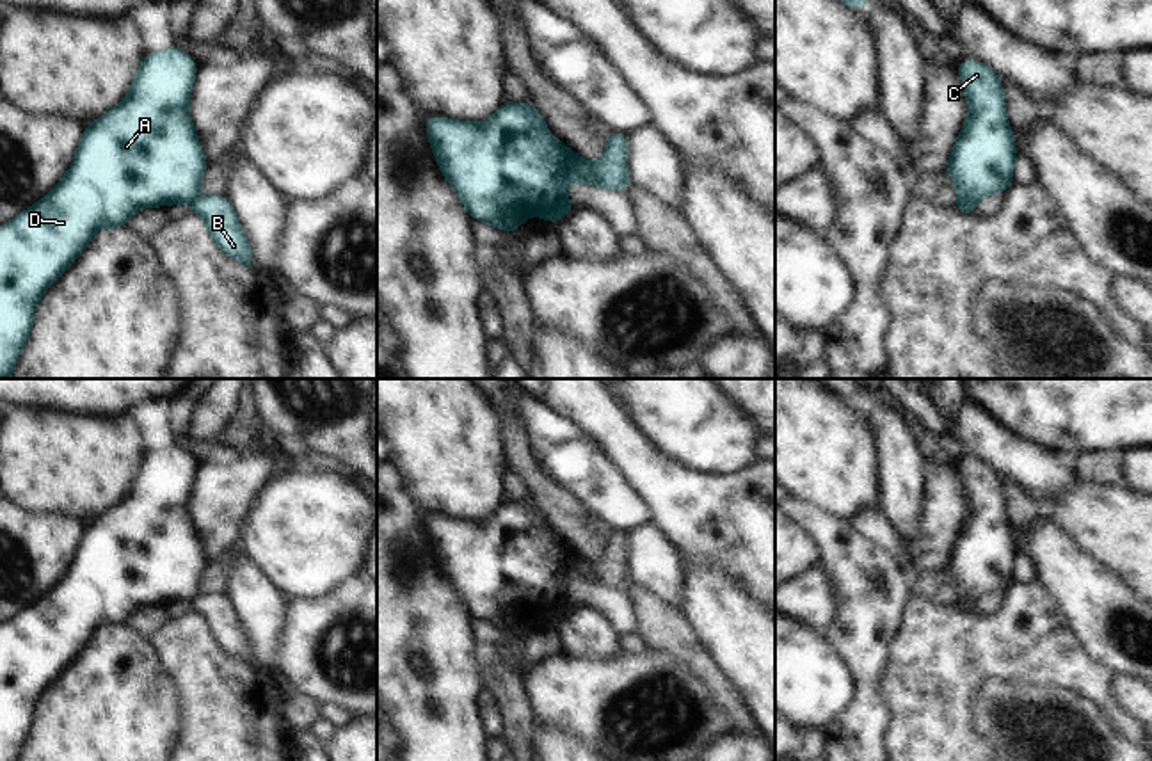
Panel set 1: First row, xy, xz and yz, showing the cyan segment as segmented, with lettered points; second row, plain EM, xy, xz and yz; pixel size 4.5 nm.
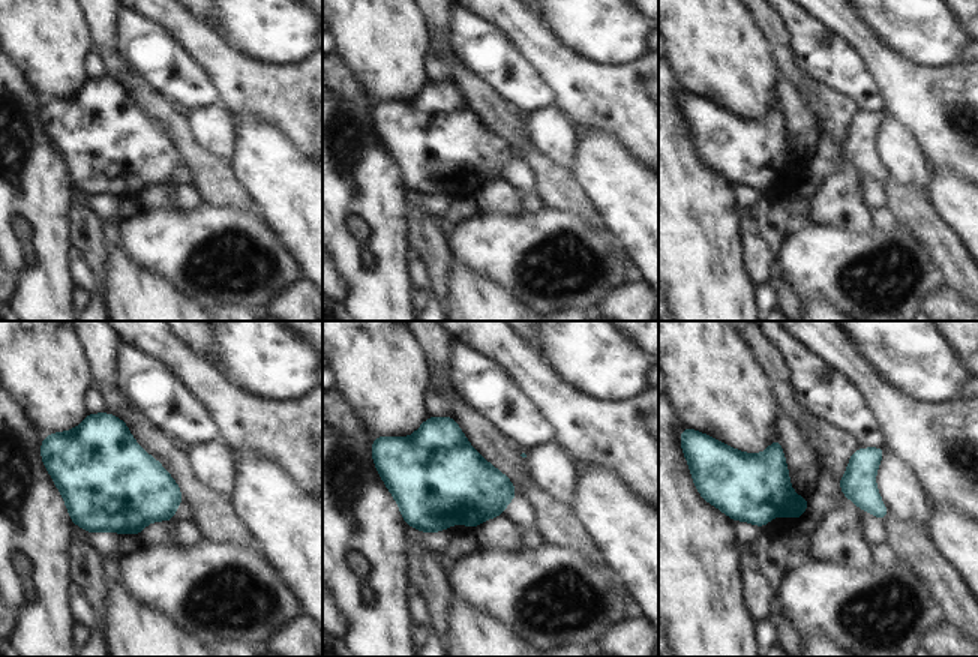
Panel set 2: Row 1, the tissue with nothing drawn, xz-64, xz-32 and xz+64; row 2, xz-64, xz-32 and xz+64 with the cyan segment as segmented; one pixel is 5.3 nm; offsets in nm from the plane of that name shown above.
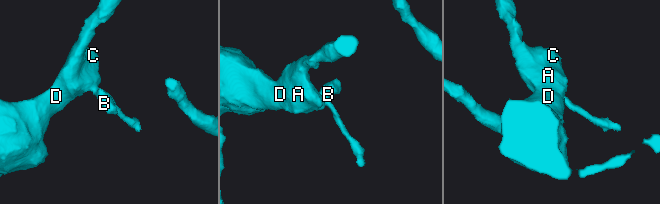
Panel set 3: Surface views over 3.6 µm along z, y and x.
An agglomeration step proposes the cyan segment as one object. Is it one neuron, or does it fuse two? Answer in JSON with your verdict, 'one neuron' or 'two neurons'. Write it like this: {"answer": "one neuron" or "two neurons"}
{"answer": "two neurons"}

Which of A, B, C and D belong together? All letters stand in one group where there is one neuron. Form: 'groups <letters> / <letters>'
groups A C D / B

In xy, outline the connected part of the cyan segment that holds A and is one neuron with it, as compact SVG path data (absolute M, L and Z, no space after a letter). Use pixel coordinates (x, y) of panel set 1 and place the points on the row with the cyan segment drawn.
M178 48L146 53L128 96L89 123L75 162L37 204L0 226L0 379L9 379L25 347L36 304L78 258L100 228L124 228L146 206L192 203L208 167L188 101L199 64Z

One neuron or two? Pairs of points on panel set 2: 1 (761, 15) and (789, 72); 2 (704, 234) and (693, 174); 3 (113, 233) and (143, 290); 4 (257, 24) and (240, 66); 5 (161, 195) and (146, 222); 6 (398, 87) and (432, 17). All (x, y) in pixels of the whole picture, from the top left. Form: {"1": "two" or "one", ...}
{"1": "one", "2": "one", "3": "one", "4": "two", "5": "two", "6": "two"}

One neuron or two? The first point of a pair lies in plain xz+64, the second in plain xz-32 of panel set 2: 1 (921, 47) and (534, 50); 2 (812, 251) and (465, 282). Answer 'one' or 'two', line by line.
1: two
2: two

